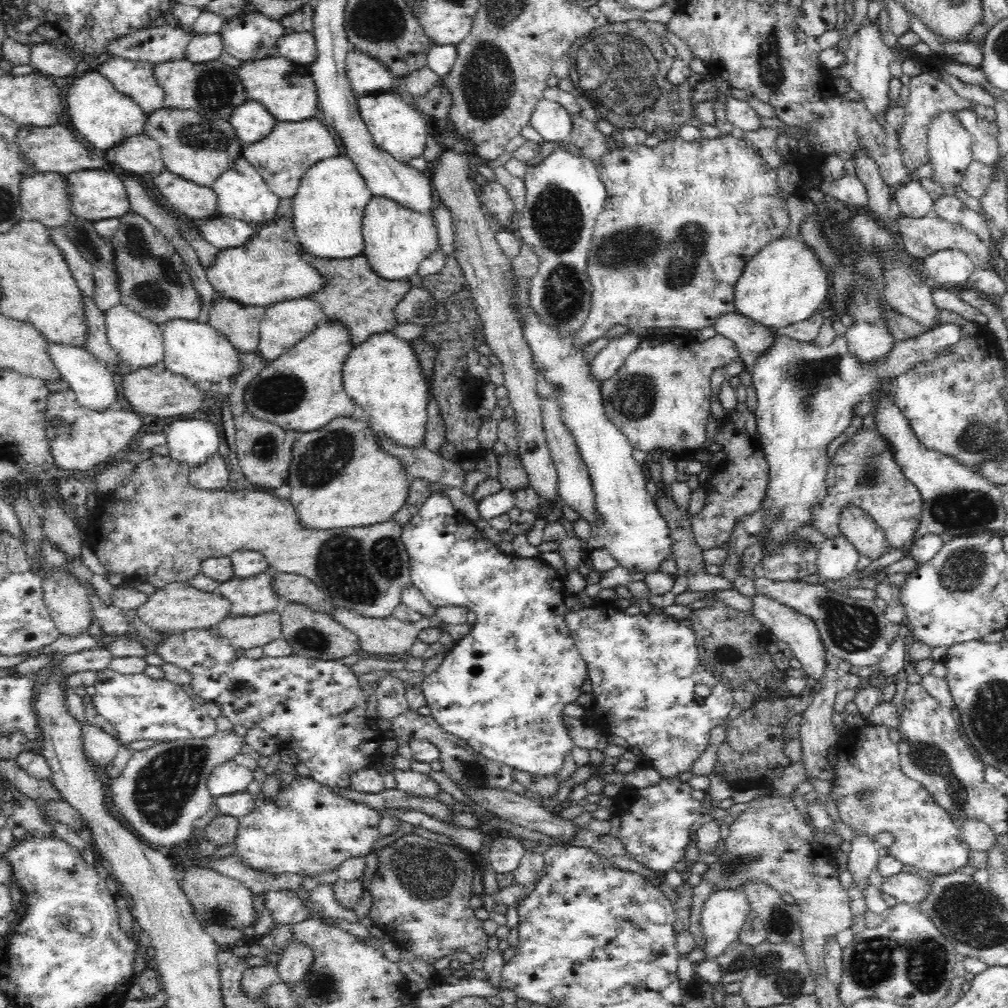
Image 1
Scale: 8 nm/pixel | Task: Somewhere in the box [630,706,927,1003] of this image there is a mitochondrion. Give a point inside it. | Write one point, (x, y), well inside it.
(770, 965)

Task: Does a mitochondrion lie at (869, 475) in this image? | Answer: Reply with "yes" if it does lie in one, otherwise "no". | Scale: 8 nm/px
yes

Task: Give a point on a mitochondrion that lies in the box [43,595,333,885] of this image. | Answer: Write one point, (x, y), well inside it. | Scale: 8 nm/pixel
(163, 787)

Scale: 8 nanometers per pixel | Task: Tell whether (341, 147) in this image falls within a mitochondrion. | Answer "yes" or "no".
no

